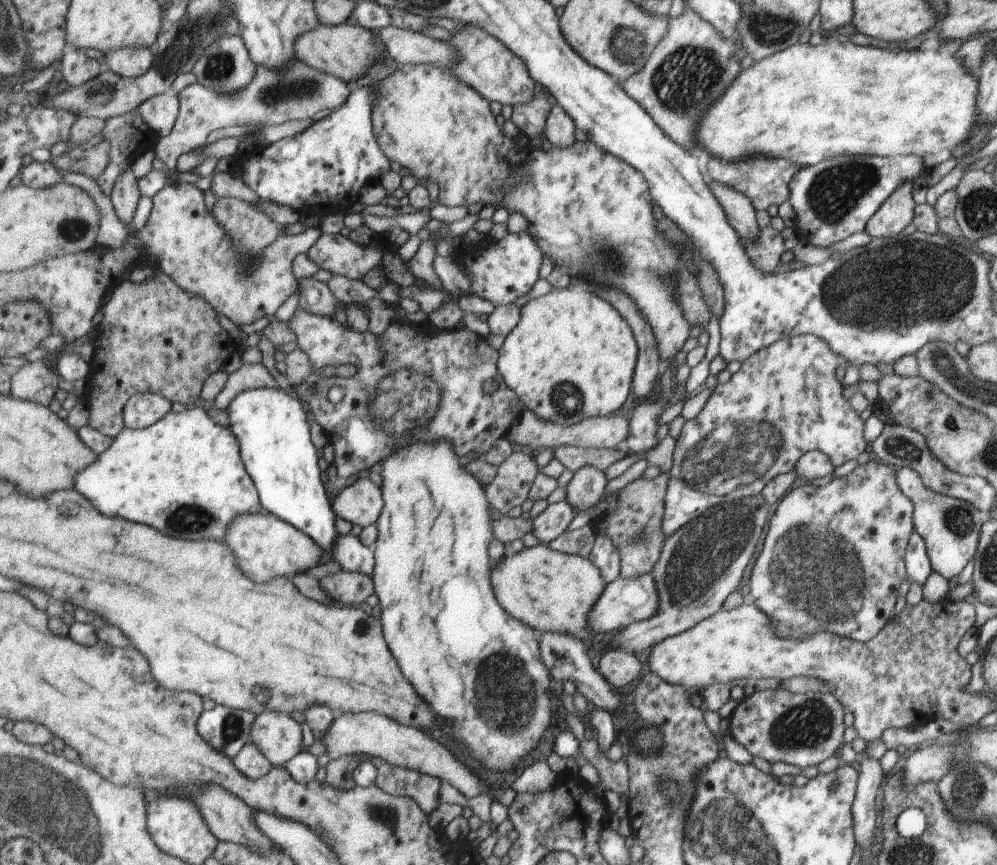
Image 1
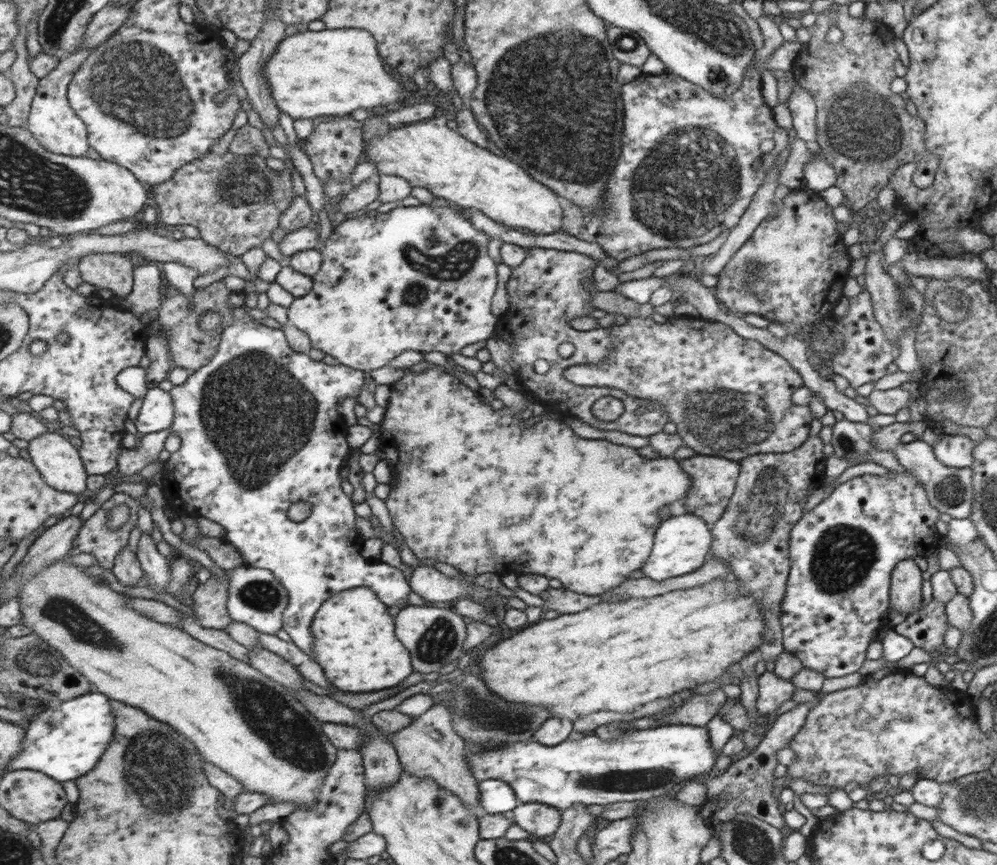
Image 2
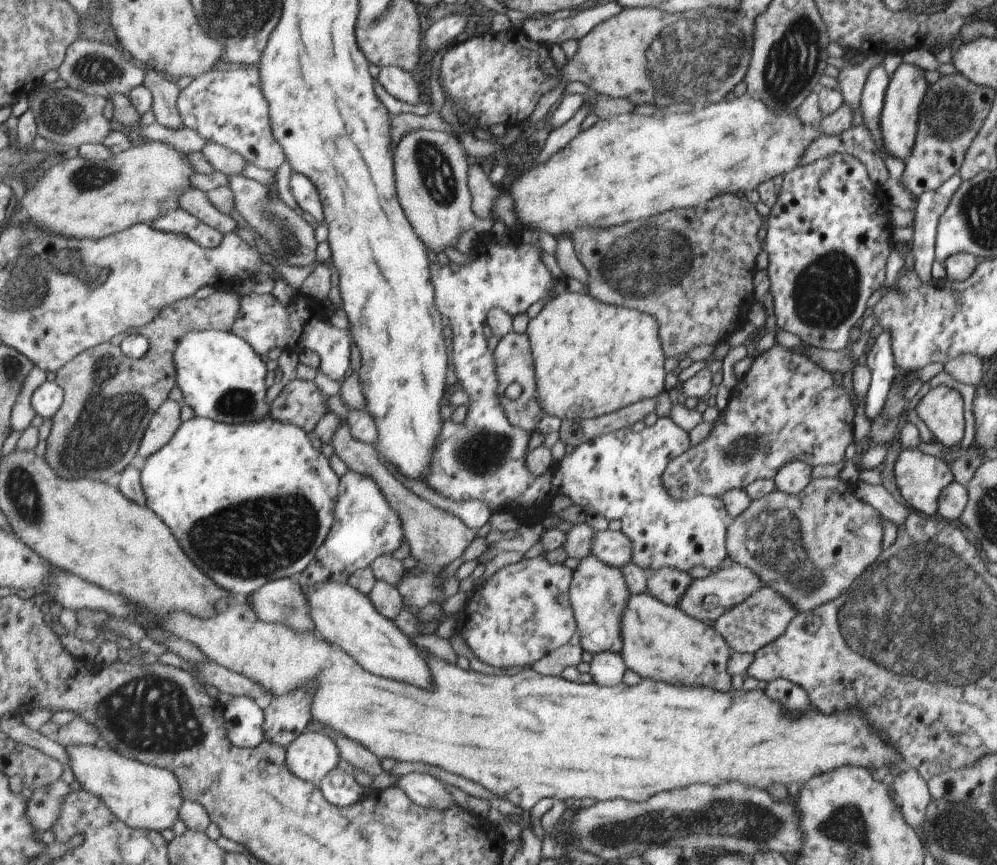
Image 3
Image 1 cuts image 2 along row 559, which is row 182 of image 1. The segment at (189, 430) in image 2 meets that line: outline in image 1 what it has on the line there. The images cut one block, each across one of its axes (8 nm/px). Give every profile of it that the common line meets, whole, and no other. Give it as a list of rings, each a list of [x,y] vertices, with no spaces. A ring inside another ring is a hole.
[[[363,82],[351,89],[347,102],[329,116],[313,123],[293,137],[285,137],[259,150],[253,150],[236,157],[235,172],[239,173],[245,184],[251,186],[259,198],[265,202],[290,207],[293,214],[305,213],[326,217],[333,213],[348,210],[359,200],[359,190],[365,184],[381,180],[385,172],[396,169],[393,160],[385,156],[379,147],[375,131],[372,128],[373,110],[377,102],[377,88],[371,88],[371,83]]]

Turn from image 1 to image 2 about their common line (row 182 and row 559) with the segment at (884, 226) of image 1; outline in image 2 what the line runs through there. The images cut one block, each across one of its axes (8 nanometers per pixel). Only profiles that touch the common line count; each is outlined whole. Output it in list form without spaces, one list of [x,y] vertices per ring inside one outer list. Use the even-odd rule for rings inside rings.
[[[905,559],[892,569],[889,606],[900,613],[912,613],[921,604],[921,571],[913,559]]]

